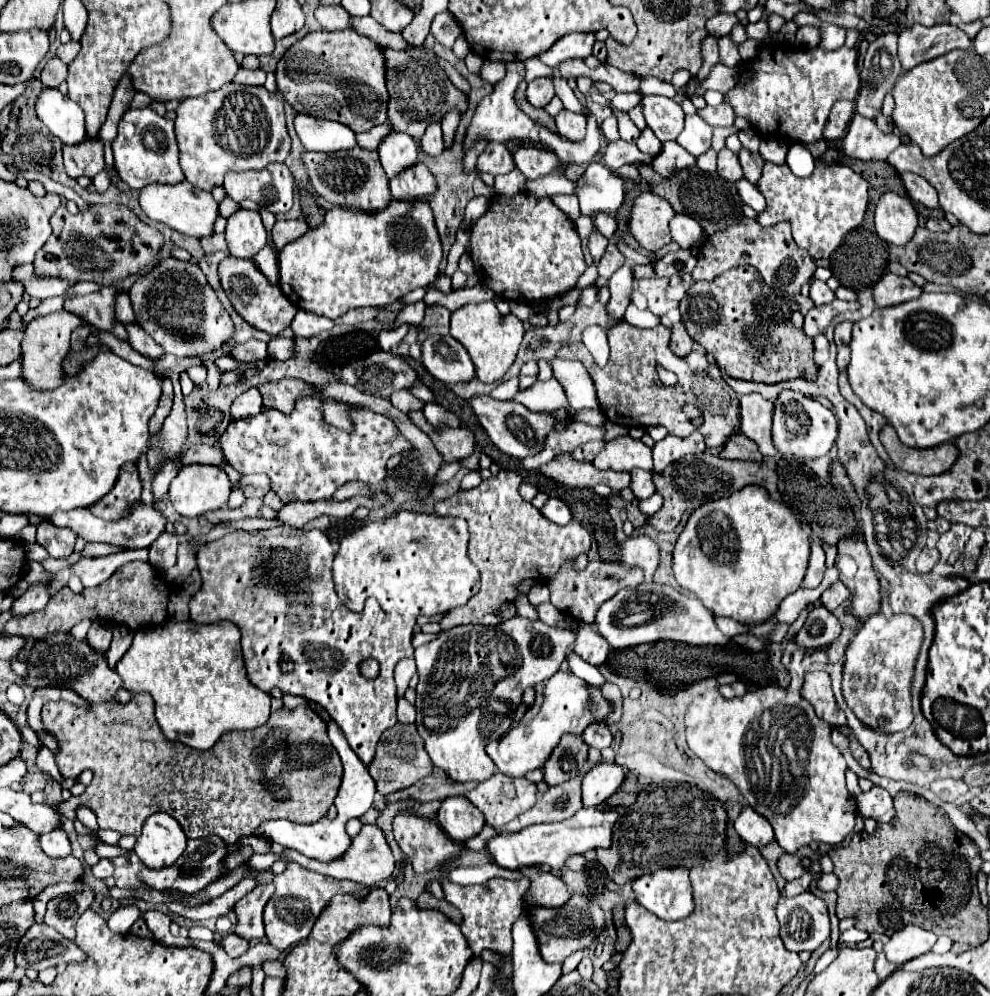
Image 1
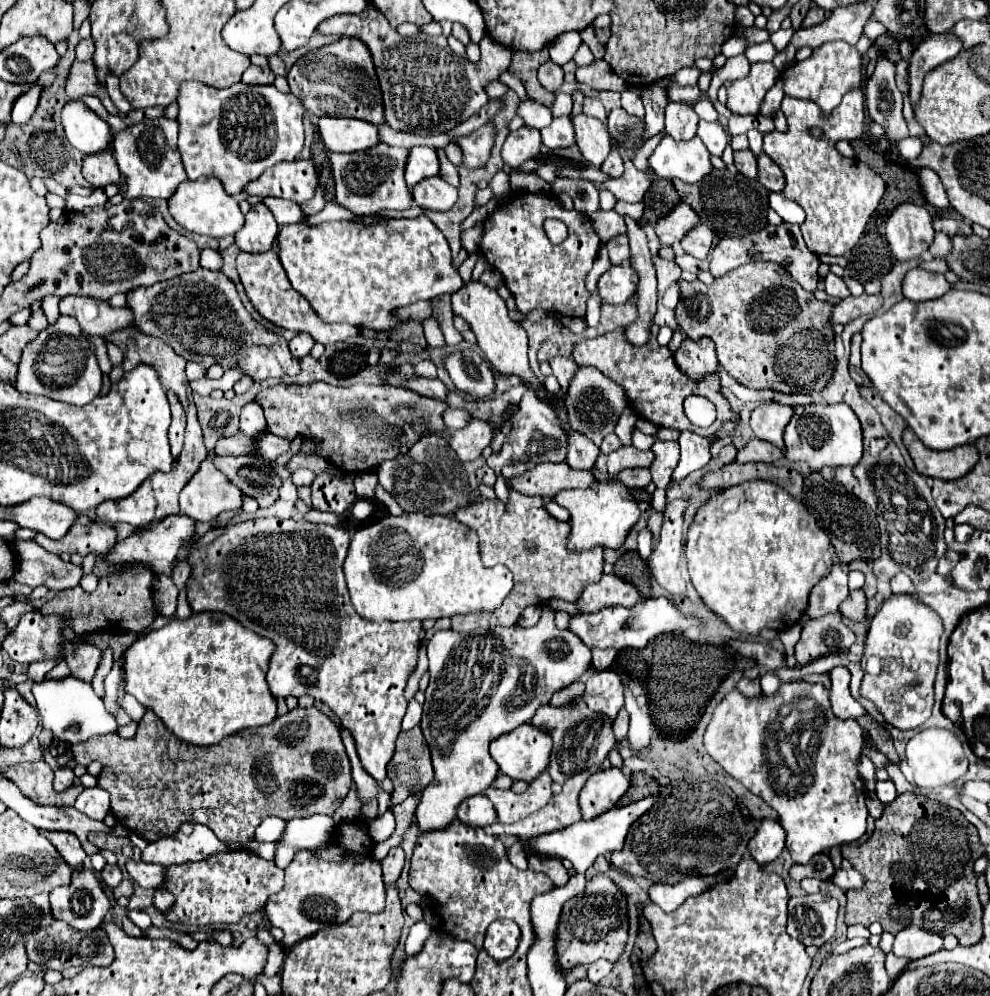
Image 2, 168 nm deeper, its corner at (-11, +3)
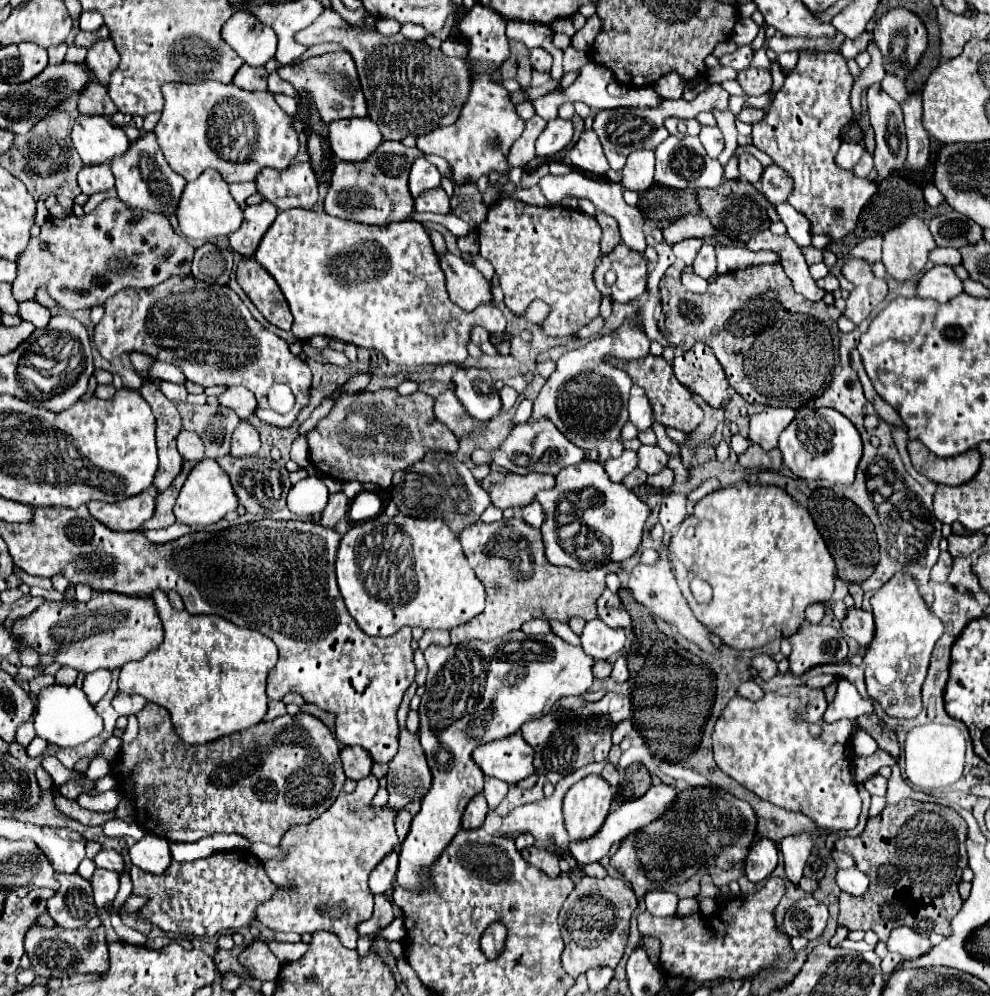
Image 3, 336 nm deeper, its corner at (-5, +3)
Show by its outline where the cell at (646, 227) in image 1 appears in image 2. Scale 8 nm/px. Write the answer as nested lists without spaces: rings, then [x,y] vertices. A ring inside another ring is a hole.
[[[682,202],[666,218],[658,220],[656,234],[658,234],[662,244],[672,246],[672,244],[680,242],[680,238],[686,232],[690,232],[690,228],[694,228],[698,222],[700,222],[698,214],[686,202]]]

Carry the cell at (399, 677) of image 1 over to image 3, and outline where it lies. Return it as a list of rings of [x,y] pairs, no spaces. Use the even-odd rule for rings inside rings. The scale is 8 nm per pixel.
[[[413,682],[402,699],[402,702],[398,708],[397,718],[398,724],[400,726],[400,750],[398,750],[398,754],[392,758],[392,762],[388,764],[388,776],[386,776],[386,780],[388,780],[388,806],[390,808],[404,808],[408,802],[412,802],[412,800],[418,800],[420,802],[420,798],[430,790],[430,784],[432,784],[432,776],[430,776],[430,770],[428,770],[428,764],[426,764],[426,758],[424,758],[424,750],[422,750],[422,746],[420,746],[420,740],[418,740],[418,734],[412,734],[412,732],[408,732],[406,730],[406,719],[408,713],[410,711],[410,702],[412,698],[416,694],[416,690],[418,685],[416,682]]]

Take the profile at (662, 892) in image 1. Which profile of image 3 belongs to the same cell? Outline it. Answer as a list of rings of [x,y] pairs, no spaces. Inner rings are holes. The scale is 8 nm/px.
[[[652,890],[644,896],[646,910],[652,916],[672,916],[672,914],[676,914],[678,900],[680,898],[674,892],[658,892],[658,890]]]

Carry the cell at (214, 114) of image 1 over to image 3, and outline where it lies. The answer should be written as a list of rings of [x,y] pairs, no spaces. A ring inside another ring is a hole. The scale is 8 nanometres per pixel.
[[[206,80],[200,84],[170,82],[162,86],[164,110],[154,132],[170,168],[188,182],[206,168],[218,170],[228,182],[248,182],[264,168],[286,168],[300,148],[294,120],[274,100],[272,92],[248,92],[234,84]]]

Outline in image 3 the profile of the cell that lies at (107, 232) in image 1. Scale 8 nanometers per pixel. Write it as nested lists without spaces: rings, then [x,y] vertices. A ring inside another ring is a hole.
[[[118,198],[104,200],[94,212],[78,218],[78,216],[66,216],[66,218],[48,218],[40,230],[38,236],[34,236],[24,250],[24,254],[18,258],[18,278],[12,284],[12,296],[16,302],[30,302],[36,300],[38,288],[46,288],[48,294],[66,310],[74,312],[80,308],[94,308],[102,306],[112,294],[126,288],[150,288],[156,286],[170,276],[186,276],[190,274],[190,264],[194,256],[194,246],[178,236],[168,218],[164,214],[146,212],[146,210],[134,210],[120,202]]]

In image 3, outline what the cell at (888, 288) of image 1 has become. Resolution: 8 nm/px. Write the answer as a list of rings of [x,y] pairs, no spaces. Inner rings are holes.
[[[934,266],[930,268],[916,286],[918,298],[932,298],[938,302],[946,302],[962,292],[960,278],[952,272],[950,266]]]

